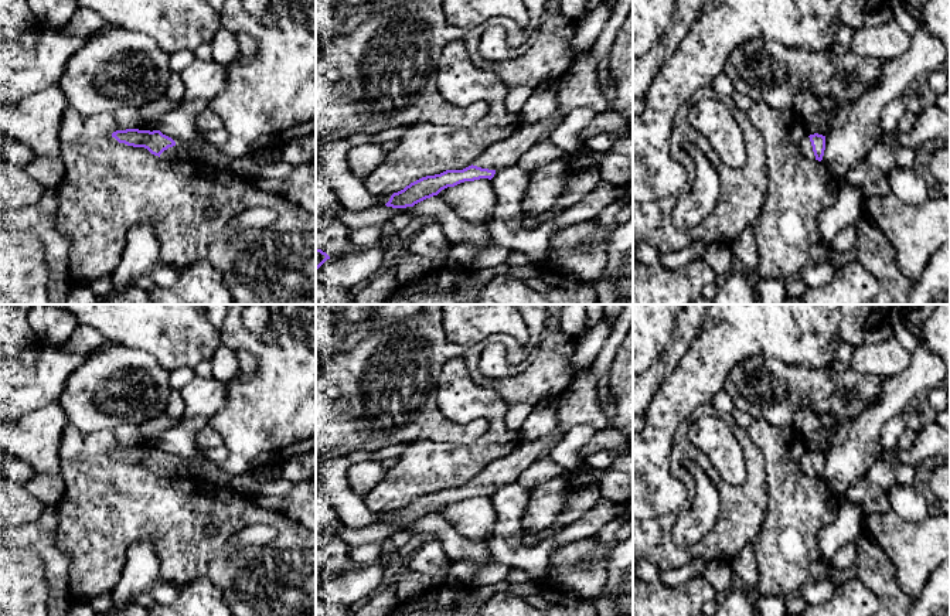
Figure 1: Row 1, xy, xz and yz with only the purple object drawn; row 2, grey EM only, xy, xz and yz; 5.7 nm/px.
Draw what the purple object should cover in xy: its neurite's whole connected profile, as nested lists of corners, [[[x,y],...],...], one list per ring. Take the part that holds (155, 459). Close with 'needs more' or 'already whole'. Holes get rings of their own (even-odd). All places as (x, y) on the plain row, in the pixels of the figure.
[[[116,447],[112,450],[112,455],[127,463],[144,464],[164,479],[193,479],[194,476],[194,469],[187,462],[176,460],[160,447]]] | needs more

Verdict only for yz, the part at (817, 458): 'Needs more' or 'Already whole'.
Needs more

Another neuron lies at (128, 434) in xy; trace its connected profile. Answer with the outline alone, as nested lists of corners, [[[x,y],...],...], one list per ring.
[[[123,423],[113,429],[113,435],[120,443],[127,446],[142,442],[140,426],[136,423]]]

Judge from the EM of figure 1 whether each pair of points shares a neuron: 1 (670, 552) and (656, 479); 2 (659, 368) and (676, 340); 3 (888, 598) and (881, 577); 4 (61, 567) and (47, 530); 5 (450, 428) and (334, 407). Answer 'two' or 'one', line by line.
1: two
2: one
3: one
4: one
5: one

